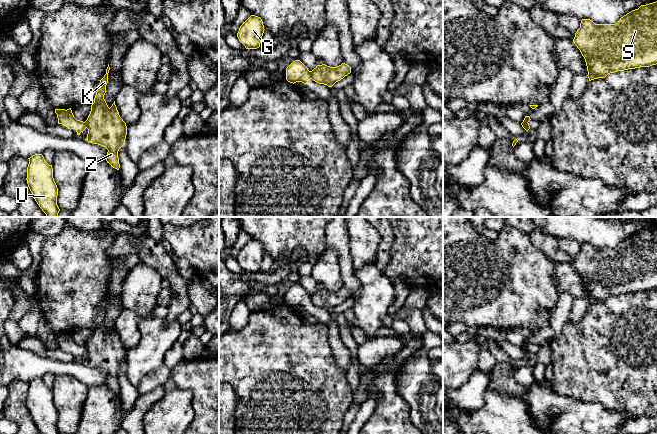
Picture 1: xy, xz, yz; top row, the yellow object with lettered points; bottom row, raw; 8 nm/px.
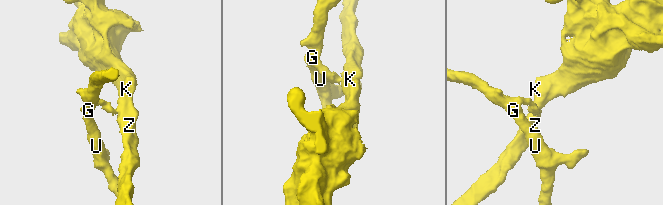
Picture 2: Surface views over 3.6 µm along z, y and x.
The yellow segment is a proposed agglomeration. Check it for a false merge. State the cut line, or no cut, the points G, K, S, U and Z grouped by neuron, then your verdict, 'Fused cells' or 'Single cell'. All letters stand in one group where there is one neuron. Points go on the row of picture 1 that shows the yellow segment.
Split along xz (309, 71), (311, 78). Groups: G U / K S Z. Fused cells

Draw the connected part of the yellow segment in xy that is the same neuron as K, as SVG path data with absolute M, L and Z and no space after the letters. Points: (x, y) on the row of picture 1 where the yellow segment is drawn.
M108 64L106 74L100 80L94 103L91 105L90 114L85 122L88 129L87 141L105 147L108 150L107 163L119 170L118 151L125 145L127 126L119 115L115 101L109 108L104 99L109 70Z

